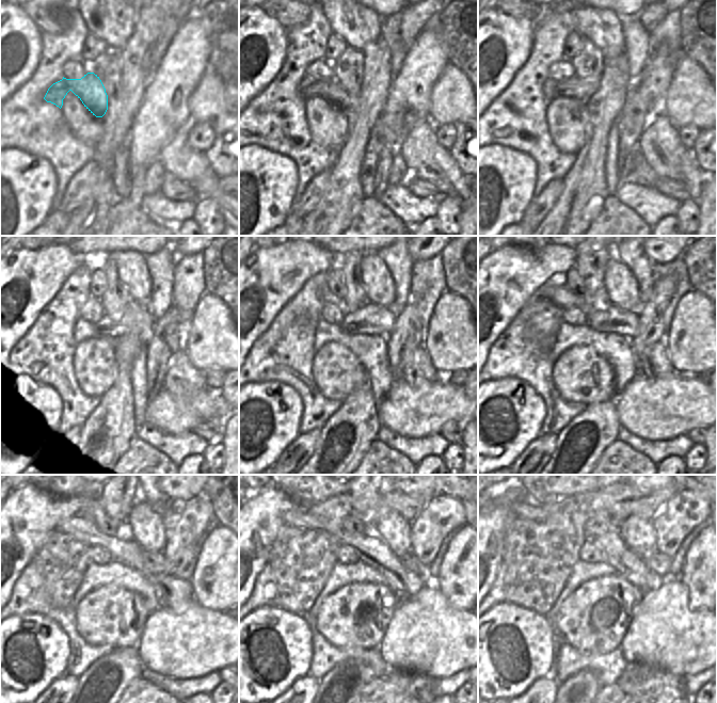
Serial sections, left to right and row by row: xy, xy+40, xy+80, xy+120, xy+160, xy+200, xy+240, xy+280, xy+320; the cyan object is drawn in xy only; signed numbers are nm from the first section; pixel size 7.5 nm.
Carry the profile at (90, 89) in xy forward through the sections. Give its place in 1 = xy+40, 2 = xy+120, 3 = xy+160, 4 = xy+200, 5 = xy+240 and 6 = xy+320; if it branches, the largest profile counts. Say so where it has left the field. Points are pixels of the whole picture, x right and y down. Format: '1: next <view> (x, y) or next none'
1: next xy+40 (335, 93)
2: next xy+120 (134, 318)
3: next xy+160 (370, 319)
4: next xy+200 (617, 320)
5: next xy+240 (156, 563)
6: next xy+320 (659, 563)

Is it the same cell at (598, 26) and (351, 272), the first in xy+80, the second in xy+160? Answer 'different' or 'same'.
different

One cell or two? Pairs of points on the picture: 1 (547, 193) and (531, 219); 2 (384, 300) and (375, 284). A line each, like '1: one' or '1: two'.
1: one
2: one

